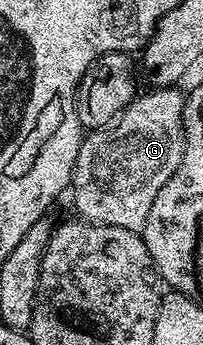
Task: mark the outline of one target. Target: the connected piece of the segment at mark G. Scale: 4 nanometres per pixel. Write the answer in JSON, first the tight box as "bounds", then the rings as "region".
{"bounds":[71,86,186,232],"region":[[[176,86],[159,87],[156,89],[146,90],[144,93],[138,94],[133,102],[129,104],[127,110],[120,116],[119,121],[112,125],[93,129],[82,138],[81,148],[77,154],[77,160],[73,166],[73,177],[71,180],[71,192],[73,191],[73,203],[77,206],[76,214],[80,216],[86,223],[98,223],[104,227],[118,227],[119,229],[127,229],[128,231],[144,232],[145,222],[151,213],[151,207],[155,205],[155,197],[159,197],[159,189],[163,189],[163,185],[167,185],[167,181],[177,172],[179,165],[183,161],[183,153],[185,152],[185,101],[186,96],[177,92]]]}

